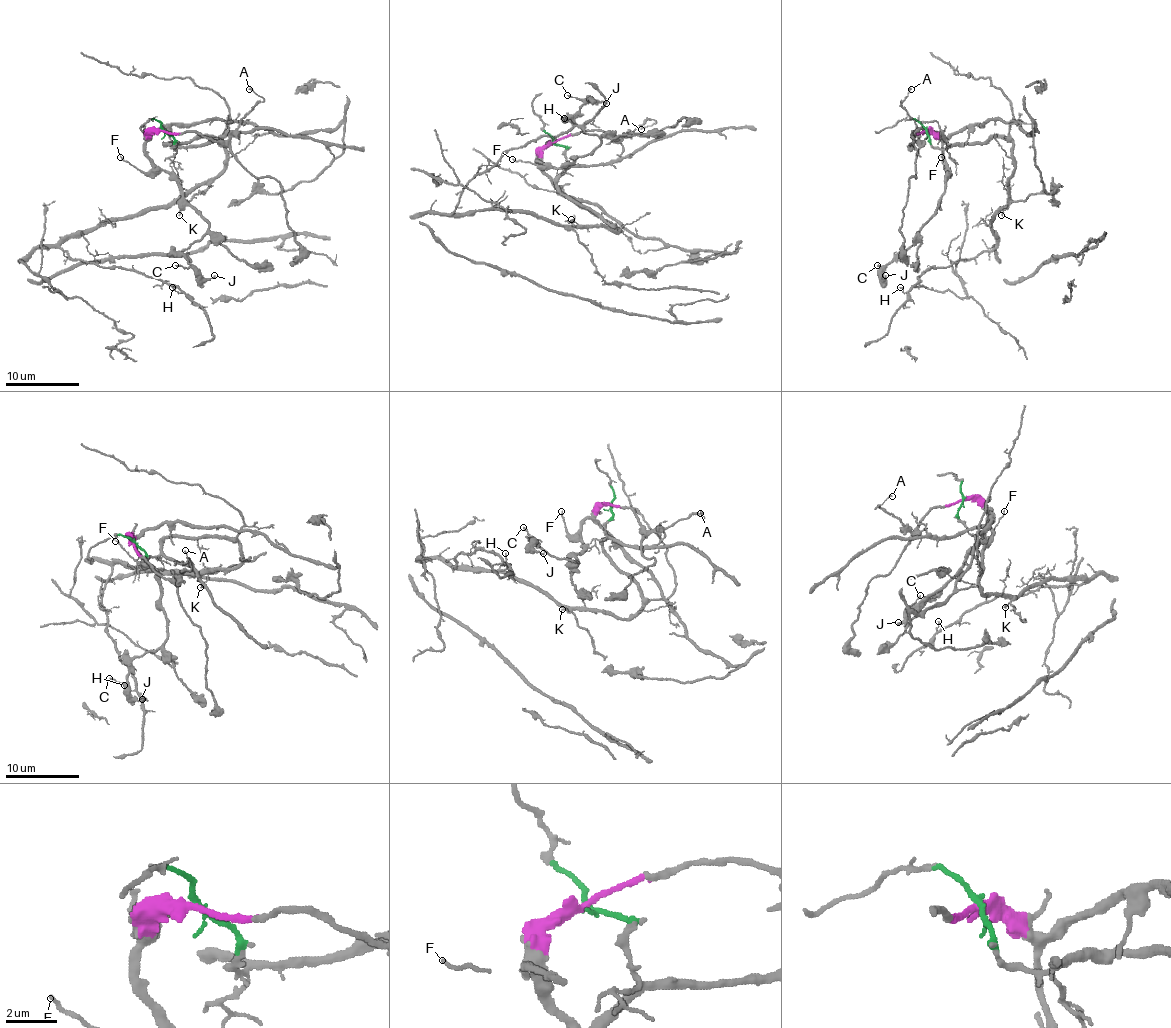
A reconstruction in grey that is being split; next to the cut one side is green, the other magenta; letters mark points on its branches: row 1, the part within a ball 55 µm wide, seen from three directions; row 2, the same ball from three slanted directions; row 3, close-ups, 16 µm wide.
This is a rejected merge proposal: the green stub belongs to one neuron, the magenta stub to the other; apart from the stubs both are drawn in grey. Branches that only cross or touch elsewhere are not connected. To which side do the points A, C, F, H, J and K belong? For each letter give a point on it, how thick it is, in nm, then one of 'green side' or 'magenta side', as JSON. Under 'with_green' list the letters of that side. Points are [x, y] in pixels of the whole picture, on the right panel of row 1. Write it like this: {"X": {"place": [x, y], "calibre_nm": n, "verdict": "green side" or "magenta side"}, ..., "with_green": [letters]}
{"A": {"place": [911, 89], "calibre_nm": 140, "verdict": "magenta side"}, "C": {"place": [877, 265], "calibre_nm": 130, "verdict": "magenta side"}, "F": {"place": [941, 157], "calibre_nm": 120, "verdict": "magenta side"}, "H": {"place": [900, 287], "calibre_nm": 110, "verdict": "green side"}, "J": {"place": [885, 275], "calibre_nm": 160, "verdict": "magenta side"}, "K": {"place": [1001, 215], "calibre_nm": 150, "verdict": "green side"}, "with_green": ["H", "K"]}

